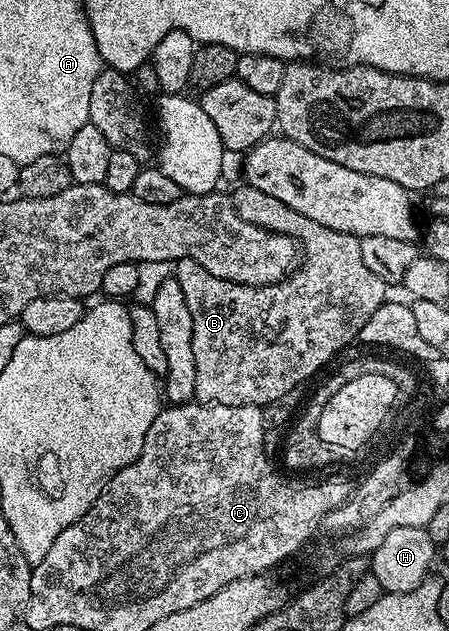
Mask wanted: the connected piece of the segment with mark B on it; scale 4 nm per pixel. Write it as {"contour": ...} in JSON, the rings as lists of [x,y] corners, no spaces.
{"contour":[[[239,185],[235,191],[232,191],[232,198],[236,213],[240,213],[240,217],[244,217],[244,221],[252,221],[252,225],[287,235],[296,240],[300,248],[298,269],[287,275],[285,279],[281,279],[279,283],[269,283],[263,287],[240,285],[227,279],[212,277],[212,273],[208,273],[208,269],[204,269],[204,265],[196,265],[196,261],[191,259],[177,260],[172,275],[178,280],[180,289],[184,293],[184,302],[188,305],[188,313],[192,313],[192,353],[196,357],[196,393],[194,399],[200,403],[219,403],[229,407],[263,408],[267,403],[276,401],[276,397],[288,393],[288,389],[302,387],[305,384],[305,379],[312,378],[337,351],[342,351],[350,342],[355,342],[358,339],[360,329],[364,329],[364,321],[368,321],[368,317],[372,317],[372,313],[376,313],[376,309],[380,309],[380,305],[387,302],[388,284],[380,277],[376,277],[376,273],[371,273],[368,265],[364,265],[364,257],[360,254],[360,239],[357,235],[328,229],[328,225],[320,225],[320,221],[312,221],[312,217],[304,217],[304,213],[296,213],[296,209],[288,209],[288,205],[284,205],[284,201],[276,201],[276,197],[271,197],[269,193],[263,193],[260,189]]]}

